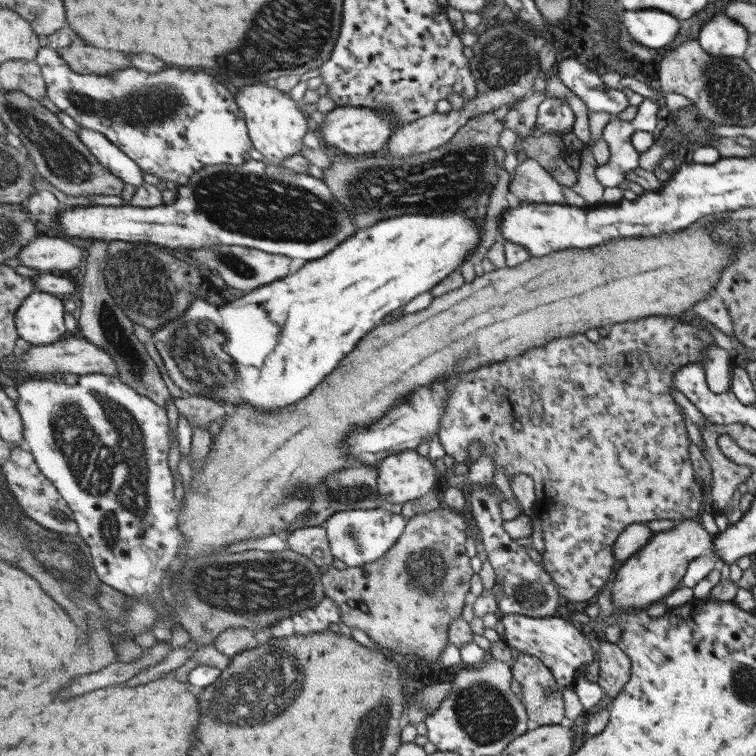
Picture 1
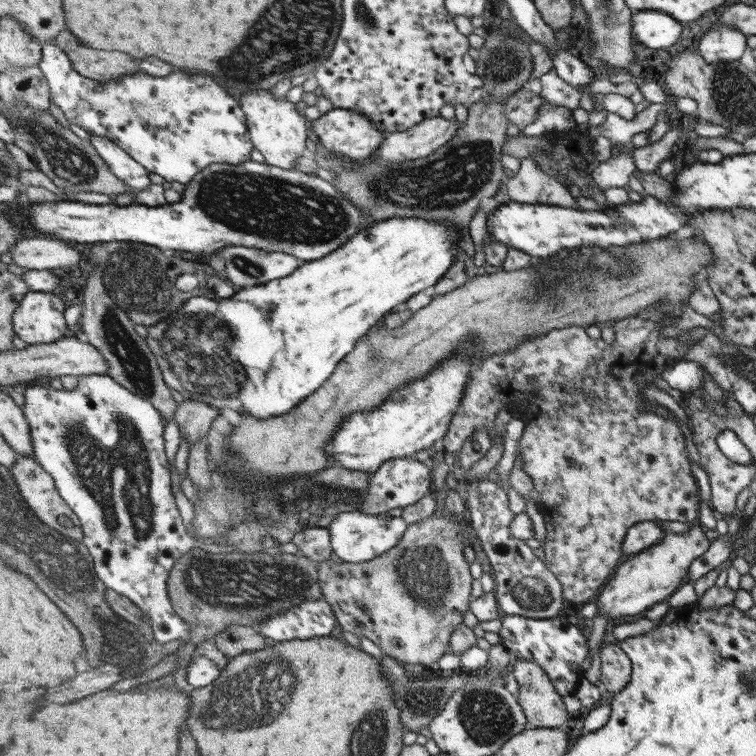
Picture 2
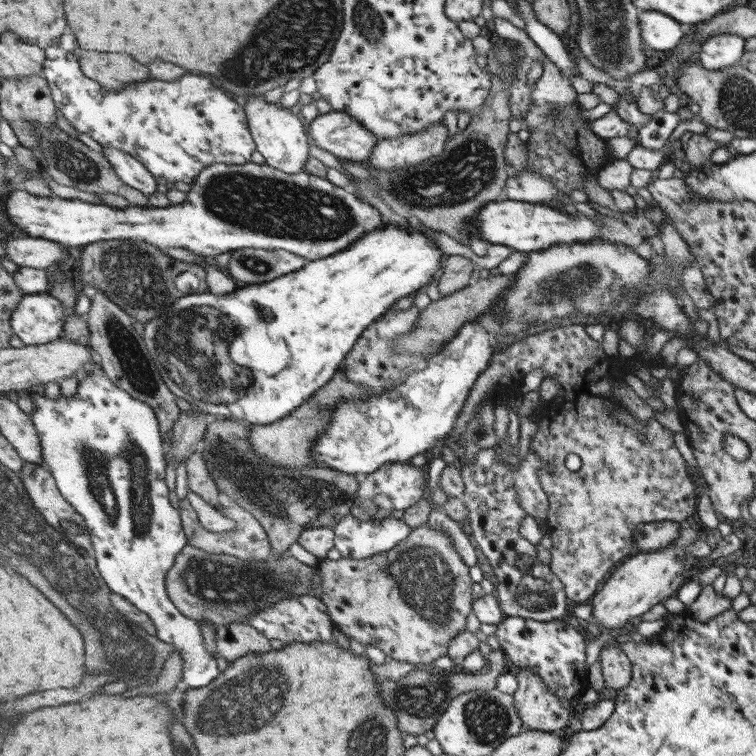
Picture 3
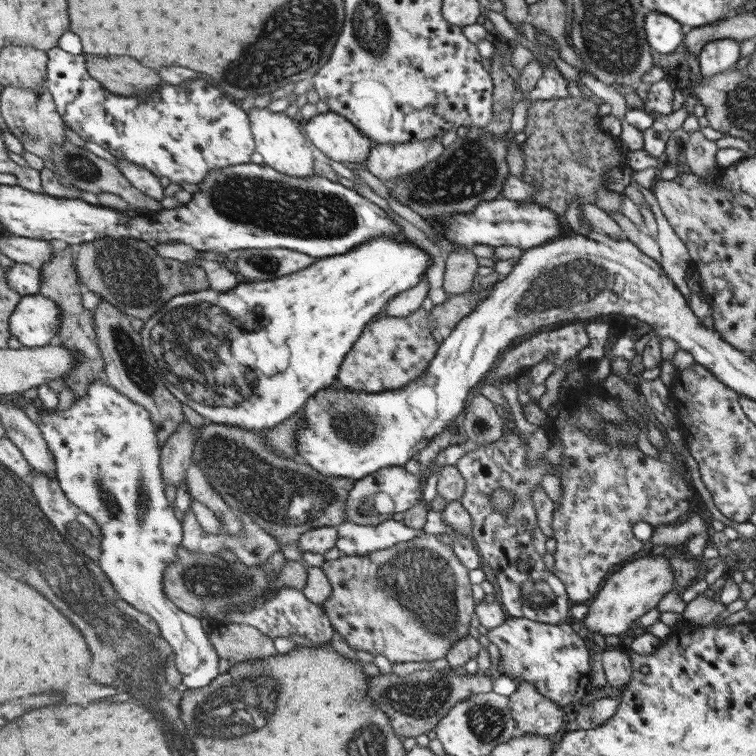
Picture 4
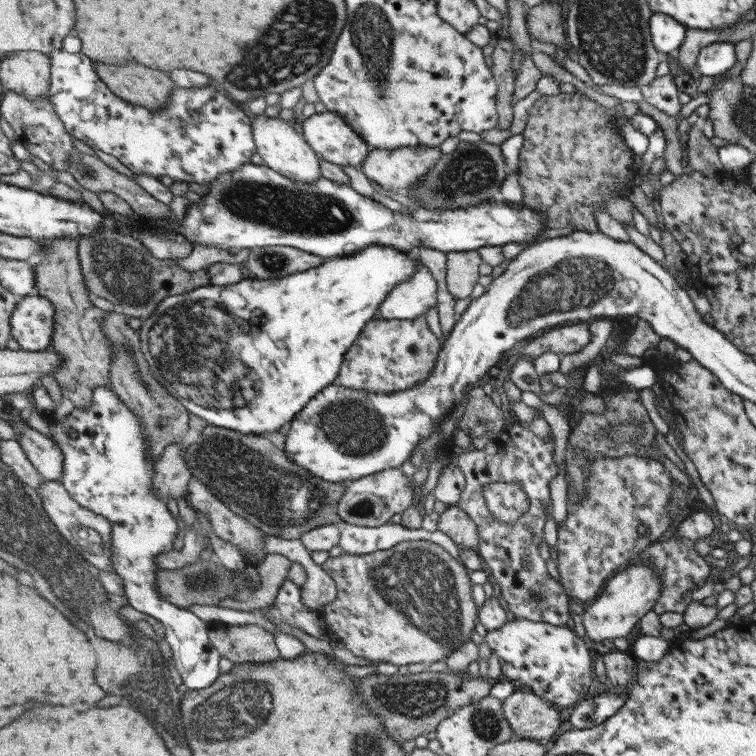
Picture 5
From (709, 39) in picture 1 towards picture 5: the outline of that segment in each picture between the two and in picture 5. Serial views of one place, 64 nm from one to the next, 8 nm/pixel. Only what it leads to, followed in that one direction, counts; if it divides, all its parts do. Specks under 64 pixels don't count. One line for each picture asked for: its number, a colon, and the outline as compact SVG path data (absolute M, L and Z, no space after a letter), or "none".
2: M709 28L703 38L699 40L699 56L705 64L717 66L717 64L731 64L739 62L747 44L747 36L733 28Z
3: M721 34L721 36L707 38L707 42L703 42L699 48L699 64L707 72L731 68L733 64L739 64L745 54L743 42L745 40L733 34Z
4: M713 40L705 44L697 56L699 72L703 78L725 74L739 62L739 44L735 40Z
5: M715 42L699 50L695 66L701 76L719 76L719 74L725 74L735 64L737 62L733 54L733 44Z

